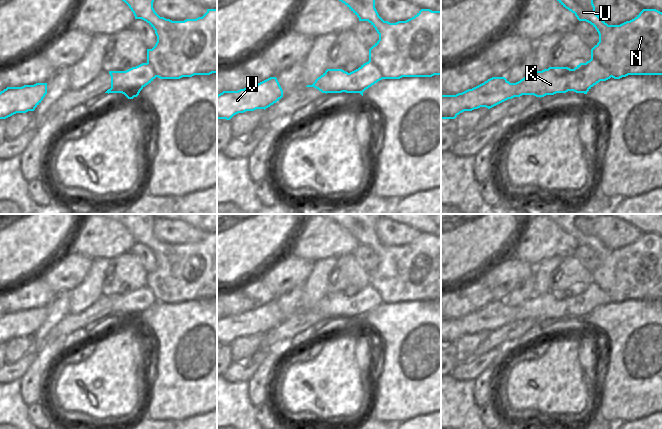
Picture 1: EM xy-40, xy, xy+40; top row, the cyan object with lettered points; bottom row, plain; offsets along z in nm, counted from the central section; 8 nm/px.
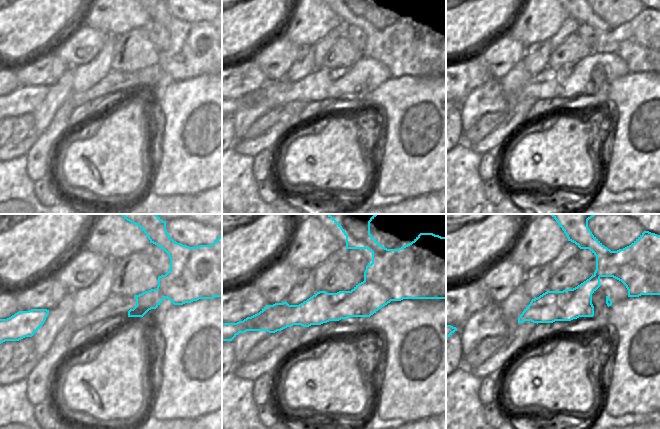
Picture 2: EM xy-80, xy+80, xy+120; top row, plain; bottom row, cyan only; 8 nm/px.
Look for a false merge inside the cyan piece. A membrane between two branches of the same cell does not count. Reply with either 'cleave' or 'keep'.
cleave

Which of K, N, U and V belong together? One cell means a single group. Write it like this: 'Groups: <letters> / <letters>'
Groups: K V / N U

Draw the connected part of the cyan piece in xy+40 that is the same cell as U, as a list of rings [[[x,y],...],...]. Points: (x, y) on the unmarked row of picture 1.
[[[545,214],[563,231],[575,238],[579,245],[590,247],[599,258],[599,266],[591,273],[596,283],[609,294],[611,301],[628,299],[662,299],[662,236],[643,233],[634,243],[620,249],[608,249],[596,236],[593,220],[602,214]]]

